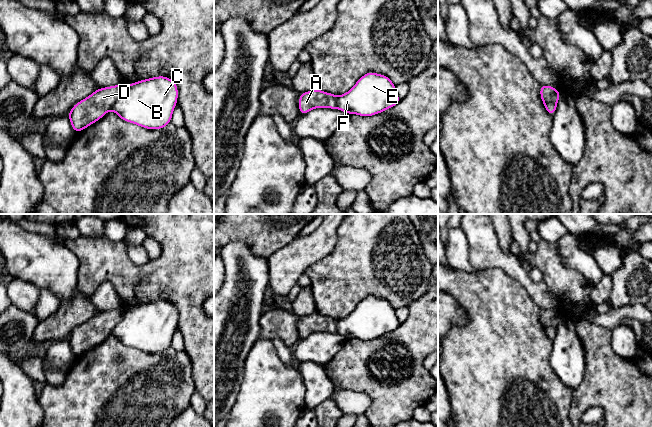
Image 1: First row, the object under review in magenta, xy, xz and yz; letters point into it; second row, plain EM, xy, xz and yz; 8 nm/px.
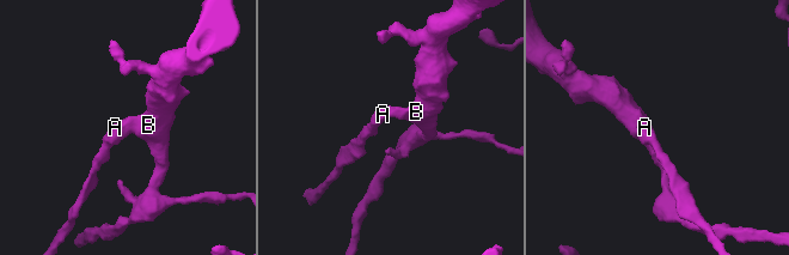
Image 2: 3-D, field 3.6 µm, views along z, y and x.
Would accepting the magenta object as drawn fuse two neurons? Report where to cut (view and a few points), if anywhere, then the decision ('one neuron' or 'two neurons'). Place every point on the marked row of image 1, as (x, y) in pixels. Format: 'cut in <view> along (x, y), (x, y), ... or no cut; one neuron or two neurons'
cut in xy along (124, 86), (122, 94), (111, 109); two neurons

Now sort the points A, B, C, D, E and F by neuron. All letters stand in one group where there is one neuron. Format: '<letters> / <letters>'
A D / B C E F

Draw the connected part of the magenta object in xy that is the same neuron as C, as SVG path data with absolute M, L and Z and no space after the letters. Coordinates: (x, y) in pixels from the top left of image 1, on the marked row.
M157 76L125 85L112 110L126 122L156 130L172 120L178 87L166 76Z

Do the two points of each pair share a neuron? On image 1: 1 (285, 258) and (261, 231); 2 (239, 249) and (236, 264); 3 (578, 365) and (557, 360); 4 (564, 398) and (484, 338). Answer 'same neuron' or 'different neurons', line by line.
1: different neurons
2: same neuron
3: same neuron
4: same neuron

